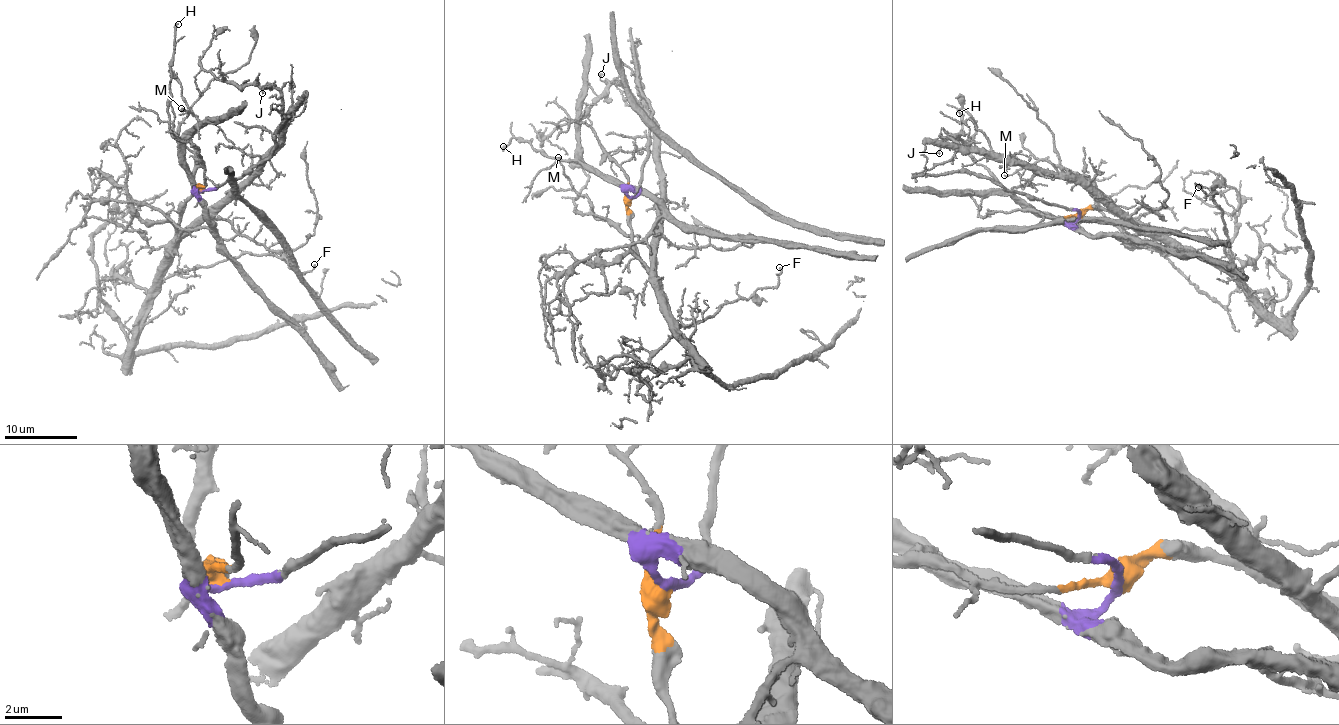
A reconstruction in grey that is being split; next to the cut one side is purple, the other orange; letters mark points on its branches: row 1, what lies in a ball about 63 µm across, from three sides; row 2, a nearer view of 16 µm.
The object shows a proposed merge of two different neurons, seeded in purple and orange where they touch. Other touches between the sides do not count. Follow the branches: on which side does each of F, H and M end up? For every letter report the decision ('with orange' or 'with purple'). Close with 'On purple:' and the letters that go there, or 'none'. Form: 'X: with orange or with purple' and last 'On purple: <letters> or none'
F: with orange
H: with purple
M: with orange
On purple: H

